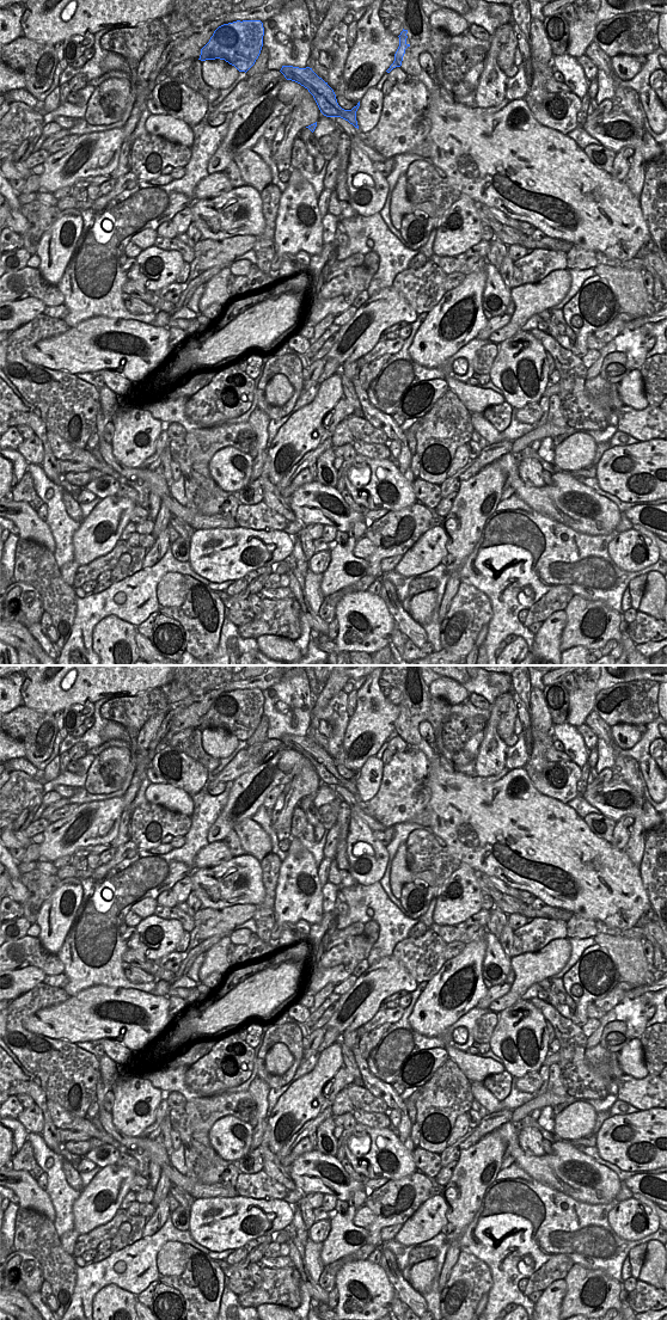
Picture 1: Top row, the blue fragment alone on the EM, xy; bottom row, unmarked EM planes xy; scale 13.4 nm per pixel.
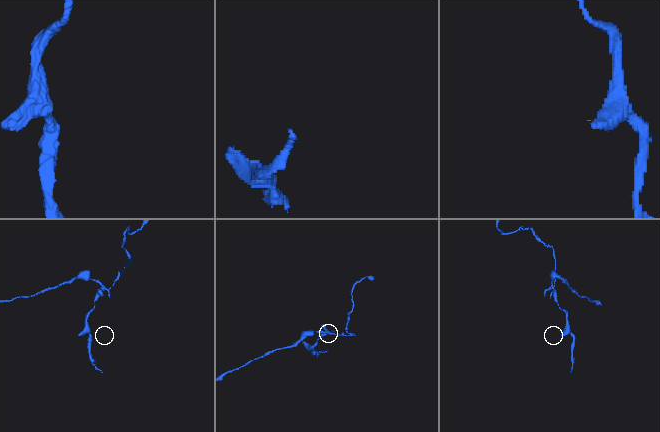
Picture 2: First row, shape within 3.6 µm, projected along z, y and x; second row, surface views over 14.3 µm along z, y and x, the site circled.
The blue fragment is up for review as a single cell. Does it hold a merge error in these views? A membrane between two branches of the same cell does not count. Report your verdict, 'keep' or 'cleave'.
cleave

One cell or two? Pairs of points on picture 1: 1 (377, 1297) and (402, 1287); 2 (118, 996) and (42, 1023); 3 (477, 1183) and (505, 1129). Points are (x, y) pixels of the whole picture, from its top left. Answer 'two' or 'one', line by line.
1: two
2: one
3: two

